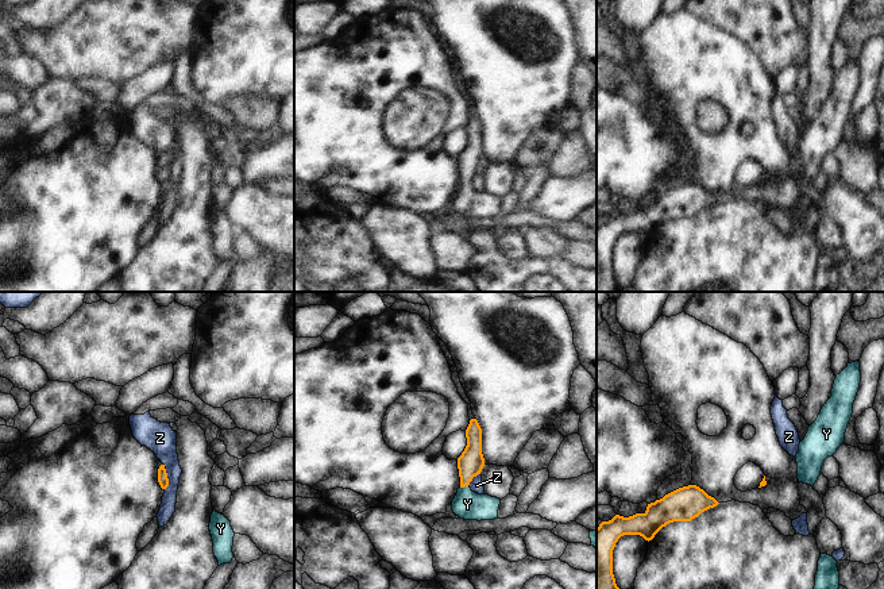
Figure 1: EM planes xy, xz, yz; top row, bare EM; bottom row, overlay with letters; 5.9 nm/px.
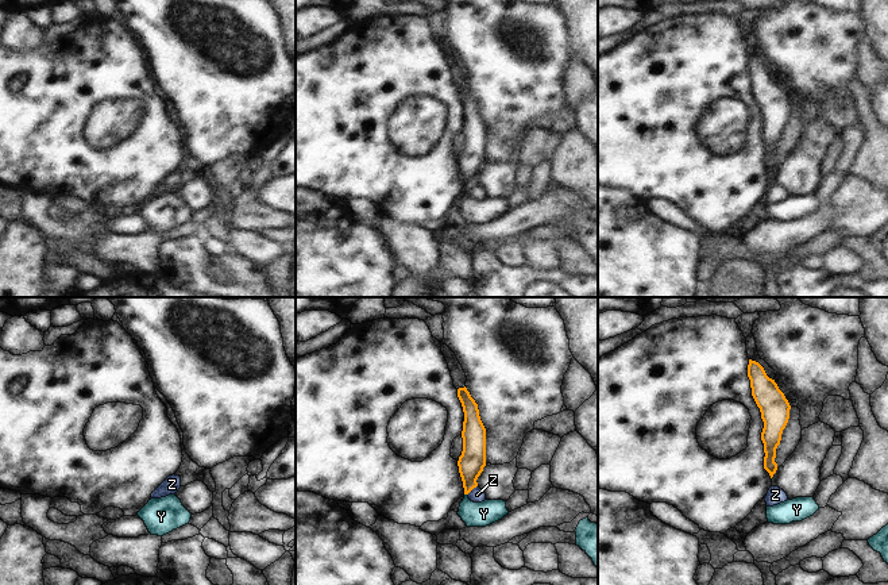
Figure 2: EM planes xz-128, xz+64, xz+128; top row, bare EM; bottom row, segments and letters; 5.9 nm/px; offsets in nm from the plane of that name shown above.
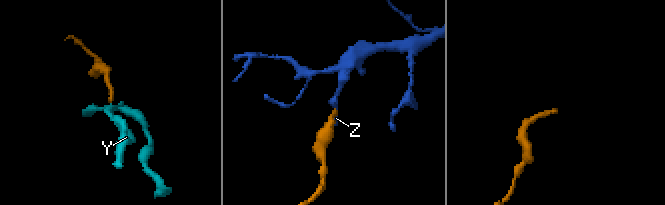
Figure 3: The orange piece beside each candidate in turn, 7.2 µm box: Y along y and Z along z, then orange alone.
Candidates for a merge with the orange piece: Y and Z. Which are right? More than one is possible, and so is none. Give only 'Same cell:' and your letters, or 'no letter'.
Same cell: Y

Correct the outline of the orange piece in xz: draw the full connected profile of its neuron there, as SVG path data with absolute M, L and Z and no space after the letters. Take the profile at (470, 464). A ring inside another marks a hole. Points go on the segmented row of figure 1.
M471 419L466 430L467 446L458 458L460 488L452 500L452 511L464 520L498 519L501 500L489 494L478 494L468 486L485 466L482 454L482 428L476 419Z

